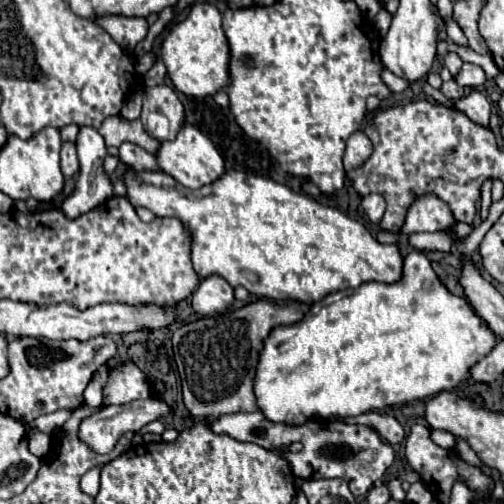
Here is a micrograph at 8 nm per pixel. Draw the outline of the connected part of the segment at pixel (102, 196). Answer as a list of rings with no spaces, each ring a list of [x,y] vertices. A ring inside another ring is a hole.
[[[81,127],[75,145],[81,169],[73,195],[61,205],[69,219],[77,219],[79,215],[95,209],[101,201],[113,197],[111,181],[103,173],[103,159],[107,149],[99,131],[93,127]]]

